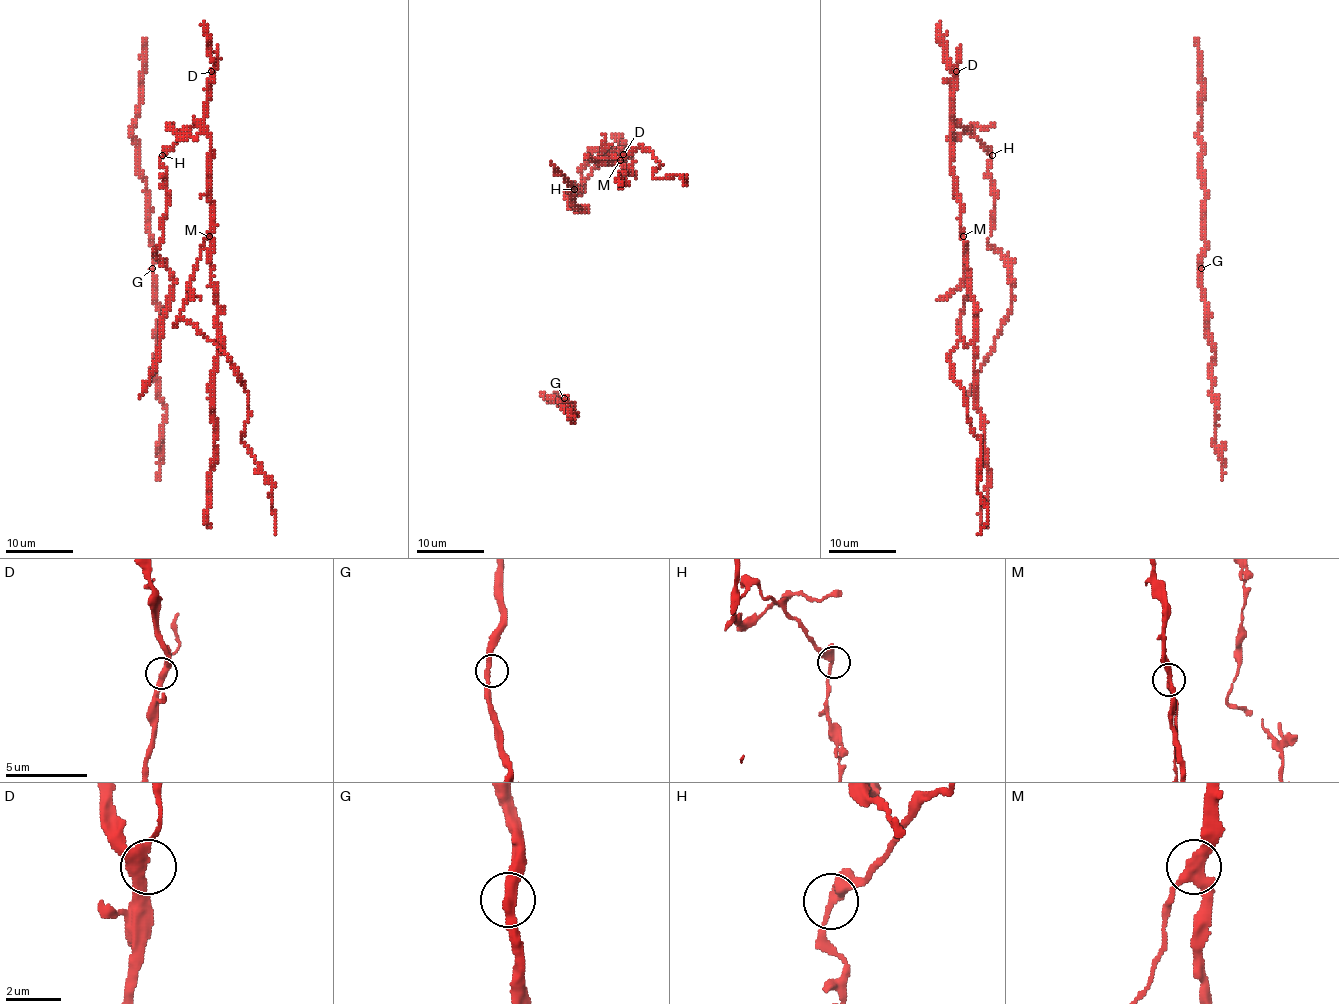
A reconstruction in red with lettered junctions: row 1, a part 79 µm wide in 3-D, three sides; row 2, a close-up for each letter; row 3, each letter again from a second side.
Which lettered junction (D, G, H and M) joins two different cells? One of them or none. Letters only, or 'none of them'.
M

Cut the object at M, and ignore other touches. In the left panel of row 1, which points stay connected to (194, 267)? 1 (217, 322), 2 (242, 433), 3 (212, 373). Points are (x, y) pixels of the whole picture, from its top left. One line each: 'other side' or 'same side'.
1: other side
2: same side
3: other side

